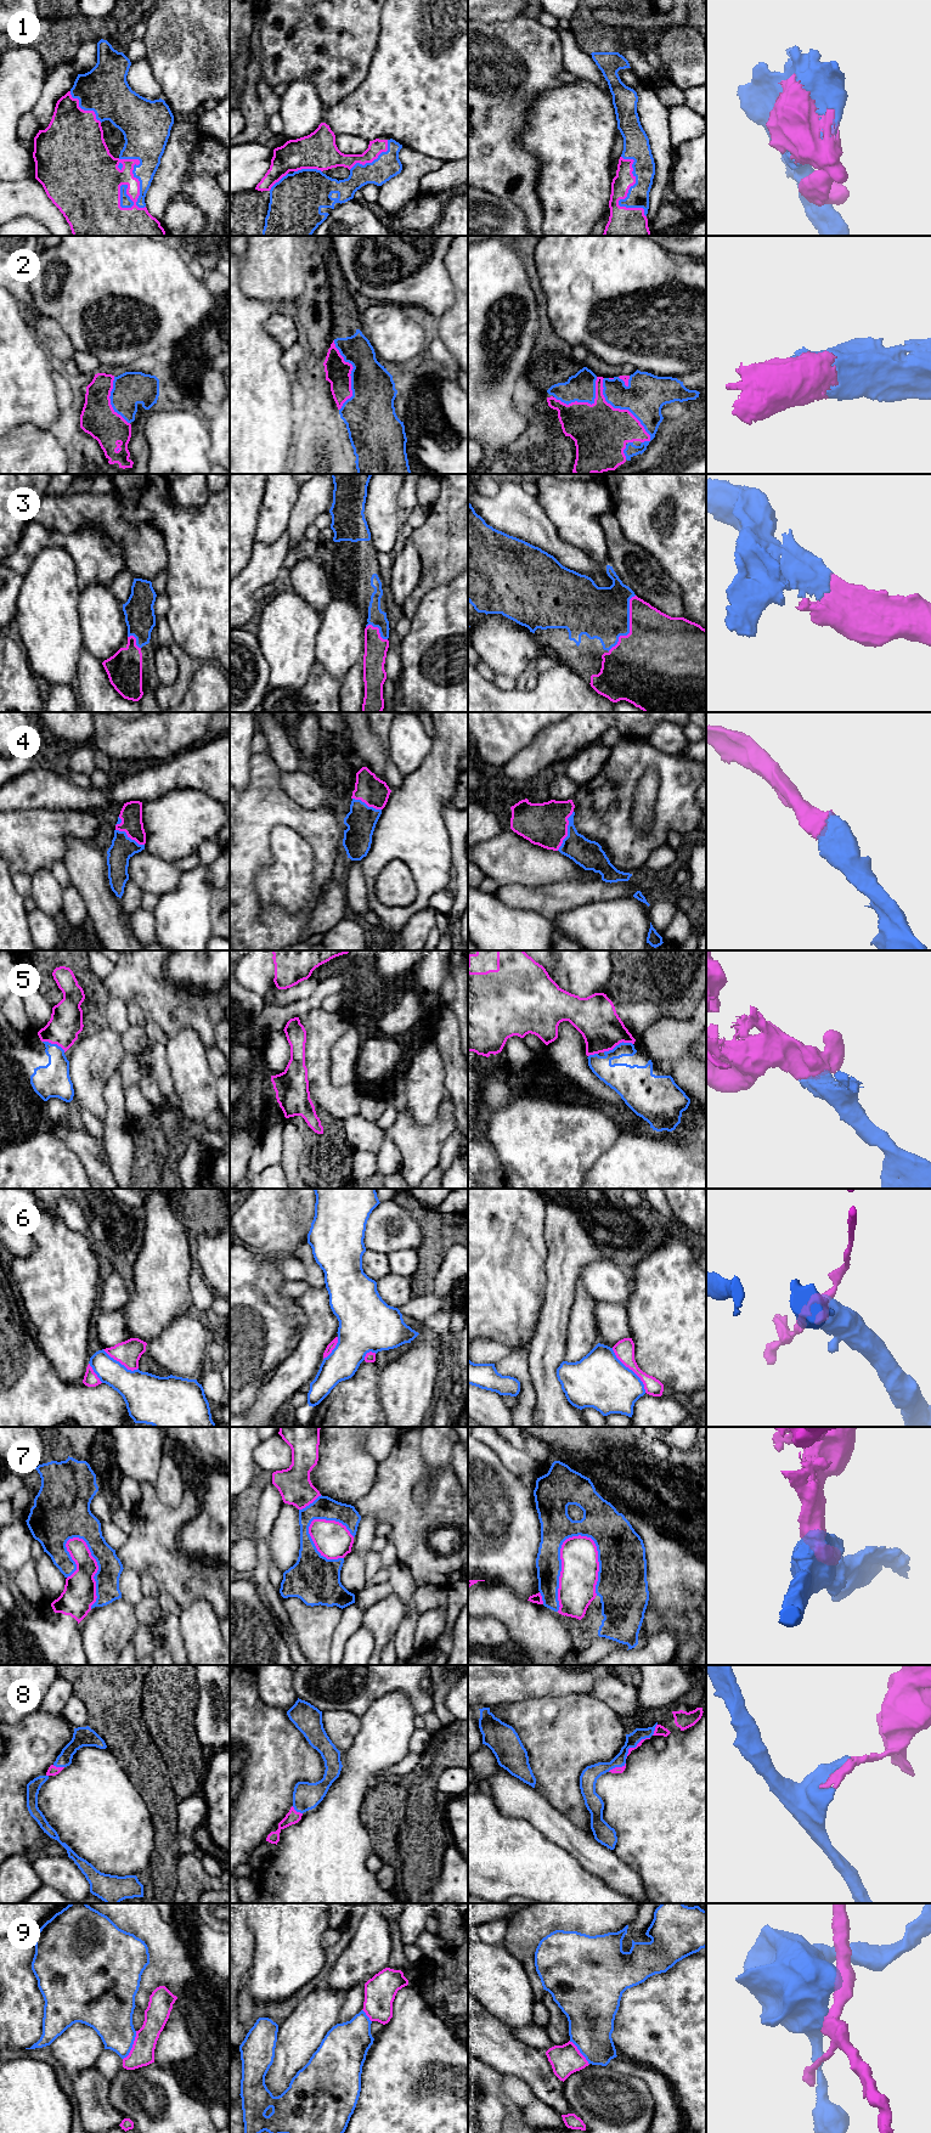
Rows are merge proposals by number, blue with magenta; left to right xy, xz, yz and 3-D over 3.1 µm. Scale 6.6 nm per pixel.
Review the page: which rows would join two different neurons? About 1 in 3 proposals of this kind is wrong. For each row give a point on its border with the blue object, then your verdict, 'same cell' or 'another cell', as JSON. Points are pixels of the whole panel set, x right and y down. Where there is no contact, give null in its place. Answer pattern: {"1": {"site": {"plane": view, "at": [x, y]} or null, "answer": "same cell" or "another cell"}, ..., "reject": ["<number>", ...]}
{"1": {"site": {"plane": "xy", "at": [134, 175]}, "answer": "same cell"}, "2": {"site": {"plane": "yz", "at": [621, 408]}, "answer": "same cell"}, "3": {"site": {"plane": "yz", "at": [628, 626]}, "answer": "same cell"}, "4": {"site": {"plane": "yz", "at": [568, 830]}, "answer": "same cell"}, "5": {"site": {"plane": "yz", "at": [619, 1044]}, "answer": "same cell"}, "6": {"site": {"plane": "yz", "at": [631, 1370]}, "answer": "another cell"}, "7": {"site": {"plane": "yz", "at": [560, 1563]}, "answer": "another cell"}, "8": {"site": {"plane": "xy", "at": [58, 1766]}, "answer": "same cell"}, "9": {"site": {"plane": "xy", "at": [131, 2046]}, "answer": "another cell"}, "reject": ["6", "7", "9"]}

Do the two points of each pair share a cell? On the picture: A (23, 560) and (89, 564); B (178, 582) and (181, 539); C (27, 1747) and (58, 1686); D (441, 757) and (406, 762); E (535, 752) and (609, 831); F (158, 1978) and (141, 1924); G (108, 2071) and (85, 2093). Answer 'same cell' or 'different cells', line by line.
A: same cell
B: same cell
C: different cells
D: different cells
E: different cells
F: same cell
G: different cells

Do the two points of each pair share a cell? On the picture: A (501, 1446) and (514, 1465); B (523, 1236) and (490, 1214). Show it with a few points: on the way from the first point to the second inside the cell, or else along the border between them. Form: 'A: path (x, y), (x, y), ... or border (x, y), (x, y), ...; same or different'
A: path (506, 1451), (514, 1460); same
B: path (514, 1236), (498, 1223); same

